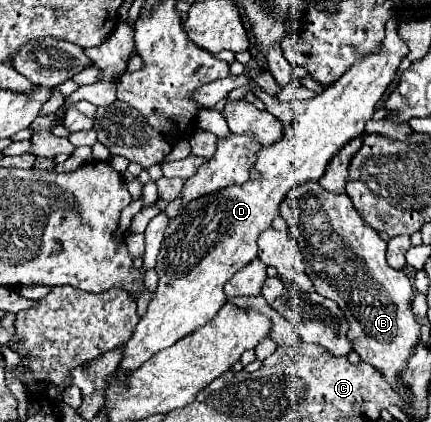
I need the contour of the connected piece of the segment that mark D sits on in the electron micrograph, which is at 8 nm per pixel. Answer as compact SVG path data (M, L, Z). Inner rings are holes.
M393 19L387 21L385 31L387 35L379 53L357 61L339 81L307 101L295 99L281 103L269 97L245 73L208 83L193 93L197 103L203 107L213 107L231 89L251 87L255 95L263 99L267 111L283 123L285 137L271 147L259 149L257 159L251 165L261 175L259 179L249 179L243 185L231 185L207 197L199 197L191 201L179 217L169 221L155 267L159 273L159 287L153 293L147 313L137 323L133 337L125 345L125 357L119 365L121 369L133 371L141 367L147 357L155 355L159 349L171 347L181 337L209 323L227 303L223 293L225 281L229 281L239 269L257 257L257 237L271 227L275 217L279 217L279 207L289 189L299 183L319 181L327 171L331 157L335 157L343 145L365 131L365 123L371 119L387 85L395 79L401 59L409 53L407 45L397 35L397 25Z

